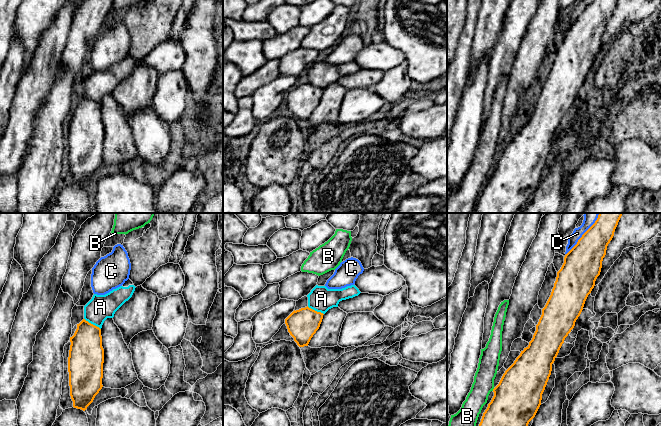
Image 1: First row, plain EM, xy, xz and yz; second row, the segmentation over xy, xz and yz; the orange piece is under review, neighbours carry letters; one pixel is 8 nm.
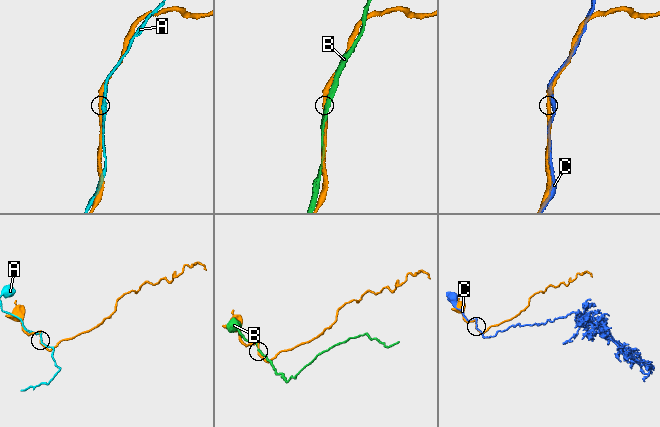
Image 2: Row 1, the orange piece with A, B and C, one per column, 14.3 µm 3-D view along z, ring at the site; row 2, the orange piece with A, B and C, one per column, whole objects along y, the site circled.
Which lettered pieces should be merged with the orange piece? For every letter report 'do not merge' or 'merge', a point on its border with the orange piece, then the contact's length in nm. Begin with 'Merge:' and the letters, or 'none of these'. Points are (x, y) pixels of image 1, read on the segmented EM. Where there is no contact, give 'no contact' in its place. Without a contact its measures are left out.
Merge: none of these
A: do not merge | xy (92, 324) | 160 nm
B: do not merge | yz (493, 389) | 30 nm
C: do not merge | yz (583, 234) | 420 nm

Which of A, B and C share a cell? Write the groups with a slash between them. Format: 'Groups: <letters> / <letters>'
Groups: A / B / C

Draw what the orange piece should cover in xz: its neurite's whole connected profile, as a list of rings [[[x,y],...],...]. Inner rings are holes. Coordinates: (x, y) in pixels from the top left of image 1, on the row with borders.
[[[308,306],[294,310],[286,319],[288,332],[299,347],[308,346],[311,338],[319,329],[323,313],[317,312]]]

